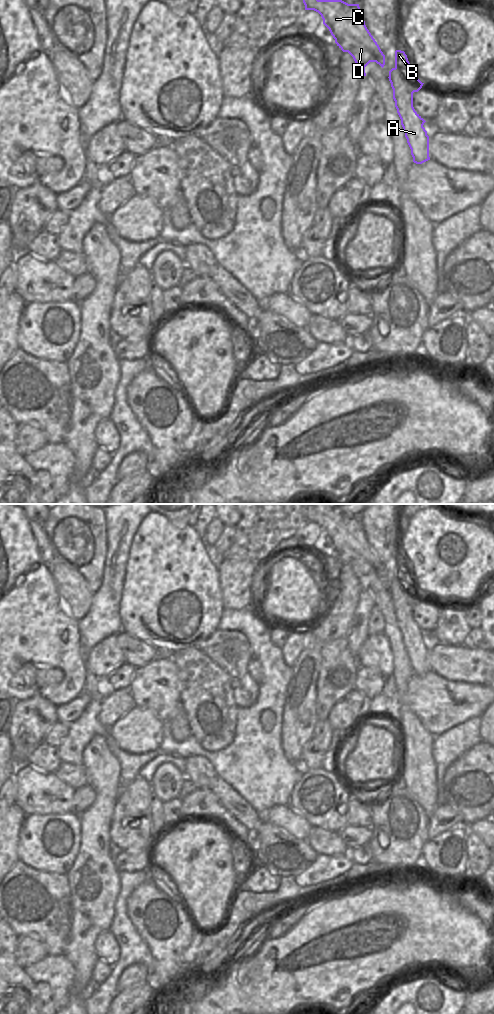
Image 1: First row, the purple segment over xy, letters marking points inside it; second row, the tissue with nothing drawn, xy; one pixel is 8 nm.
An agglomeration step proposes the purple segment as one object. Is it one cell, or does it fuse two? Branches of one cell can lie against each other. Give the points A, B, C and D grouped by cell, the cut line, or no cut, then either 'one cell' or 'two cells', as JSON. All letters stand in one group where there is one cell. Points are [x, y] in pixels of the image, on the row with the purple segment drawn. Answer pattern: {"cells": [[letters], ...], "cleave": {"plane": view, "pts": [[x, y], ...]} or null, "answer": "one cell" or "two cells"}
{"cells": [["A"], ["B", "C", "D"]], "cleave": {"plane": "xy", "pts": [[395, 67], [412, 94]]}, "answer": "two cells"}

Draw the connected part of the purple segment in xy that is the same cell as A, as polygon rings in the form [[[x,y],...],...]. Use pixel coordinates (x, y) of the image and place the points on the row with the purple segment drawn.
[[[396,68],[389,71],[389,81],[393,89],[393,99],[401,125],[411,149],[413,162],[422,164],[429,157],[429,136],[423,127],[426,122],[413,107],[413,94],[409,85],[403,81]]]

